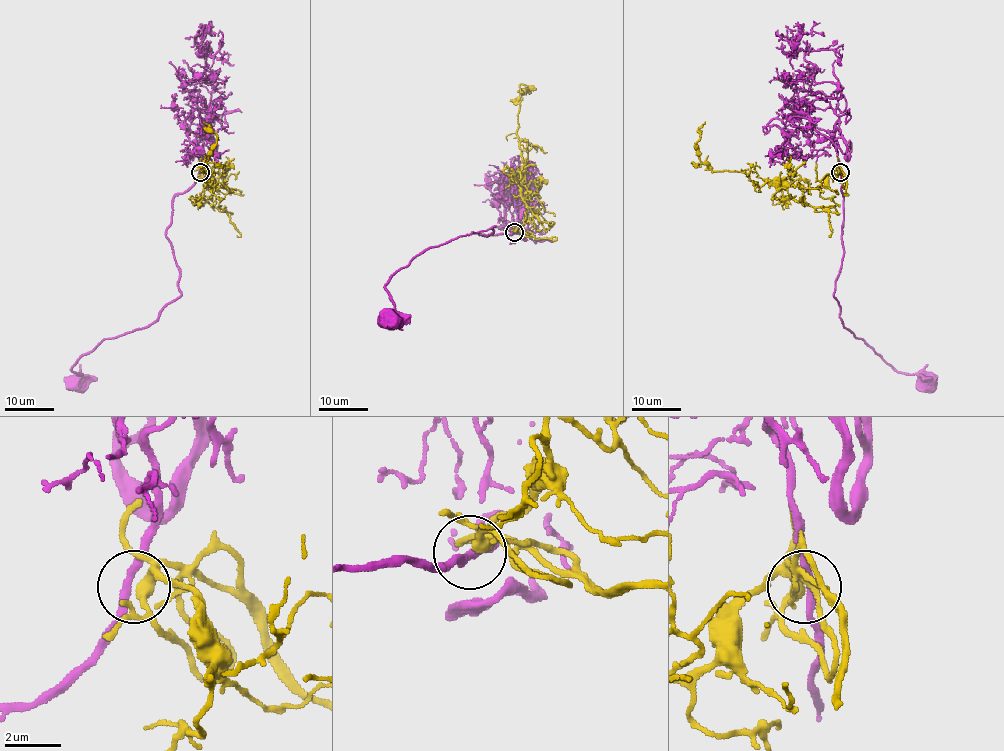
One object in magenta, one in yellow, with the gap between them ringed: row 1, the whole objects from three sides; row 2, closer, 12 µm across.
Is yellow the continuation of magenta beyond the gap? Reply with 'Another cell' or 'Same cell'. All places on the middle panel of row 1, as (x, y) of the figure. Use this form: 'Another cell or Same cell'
Same cell

